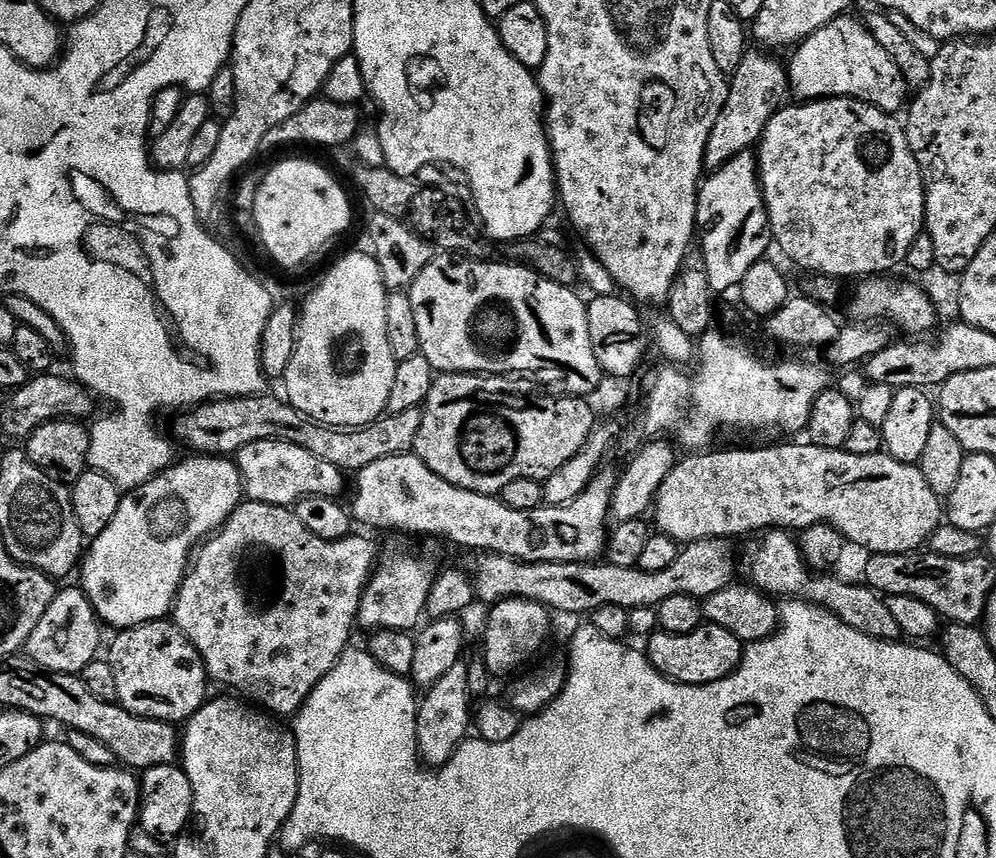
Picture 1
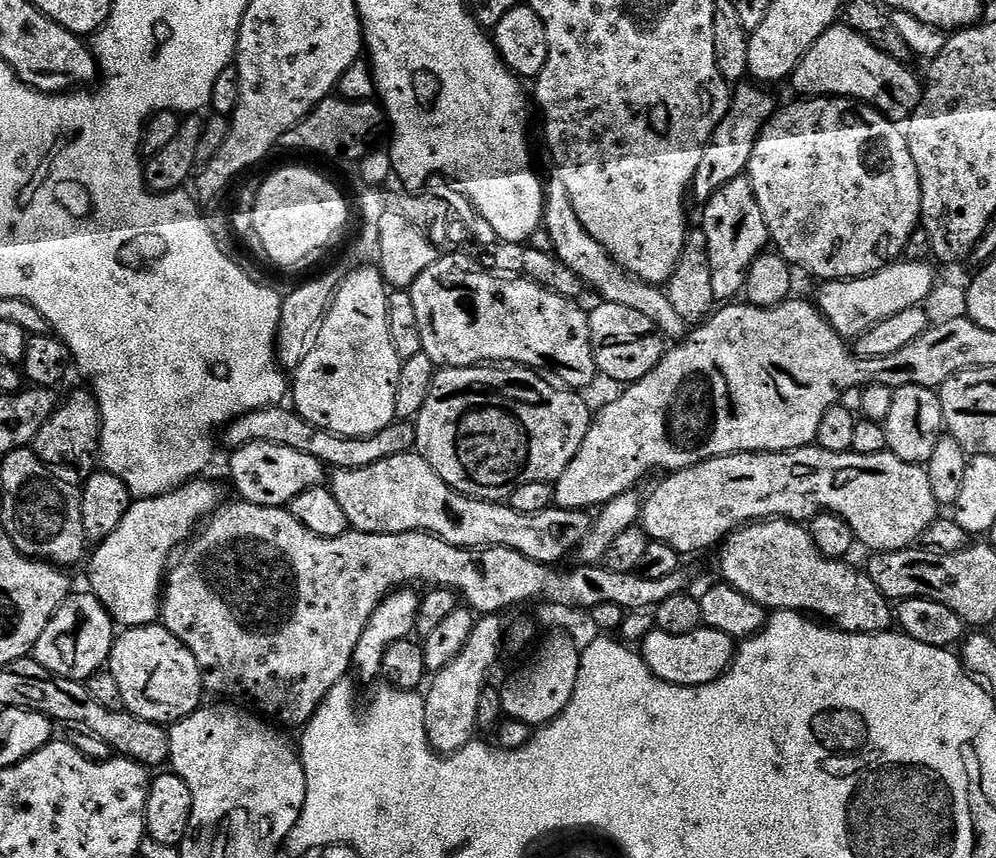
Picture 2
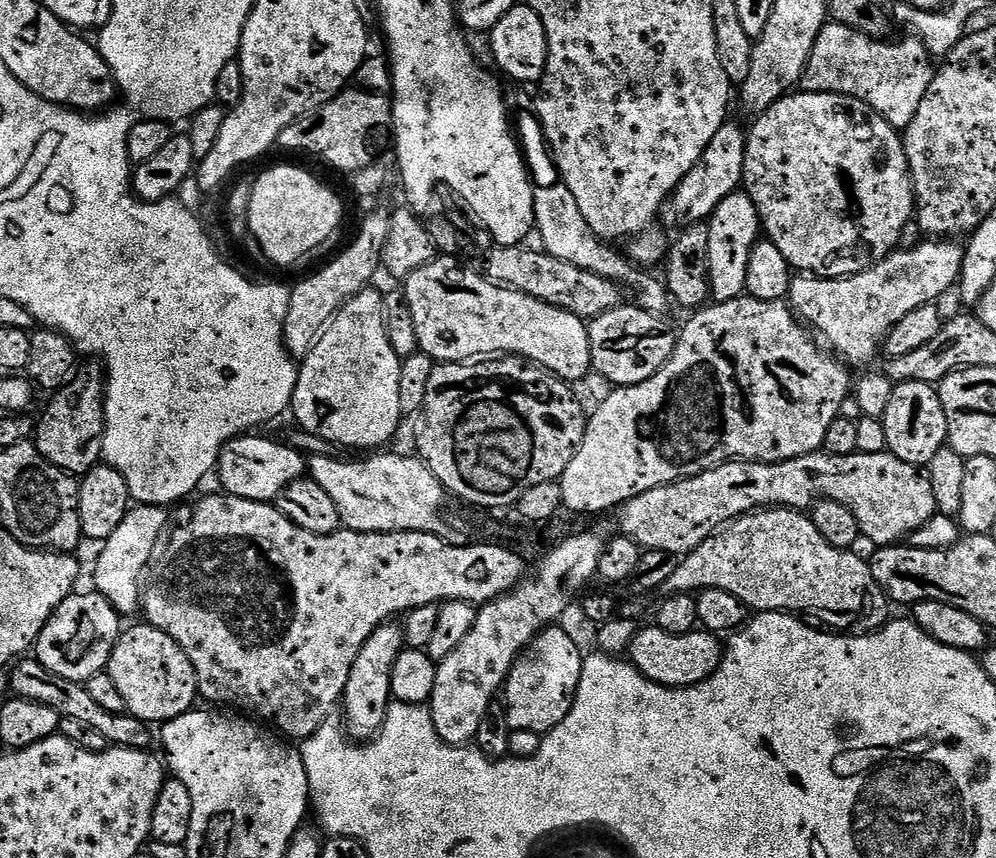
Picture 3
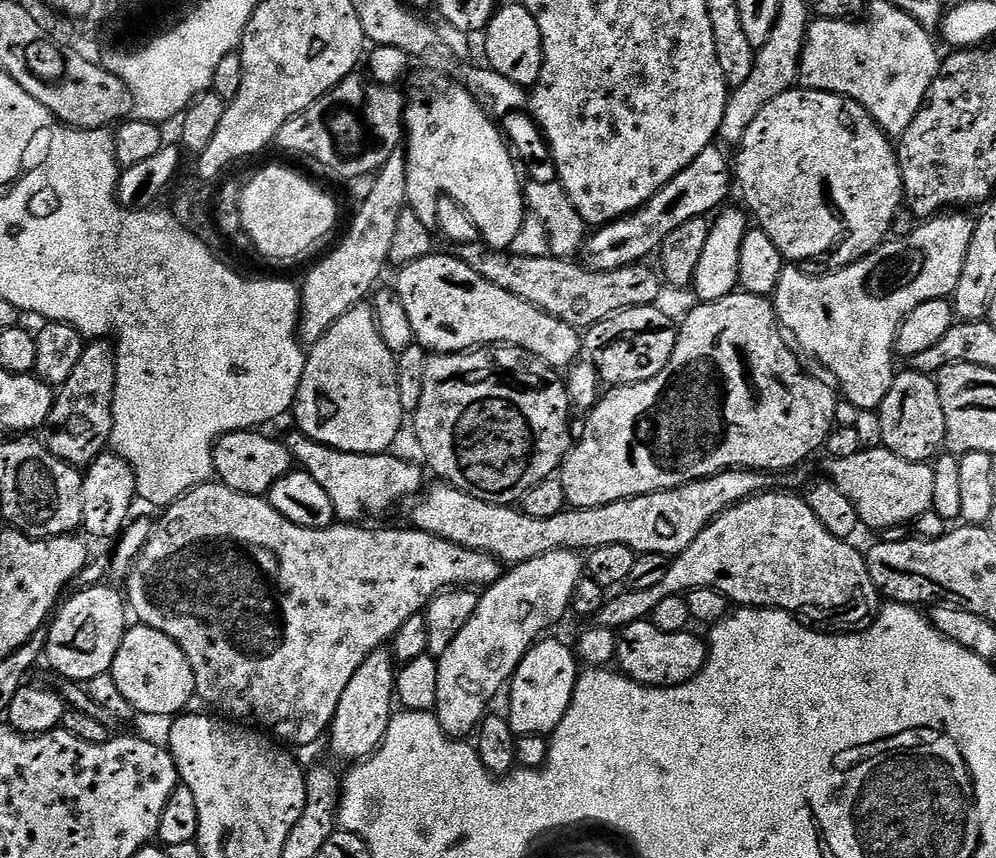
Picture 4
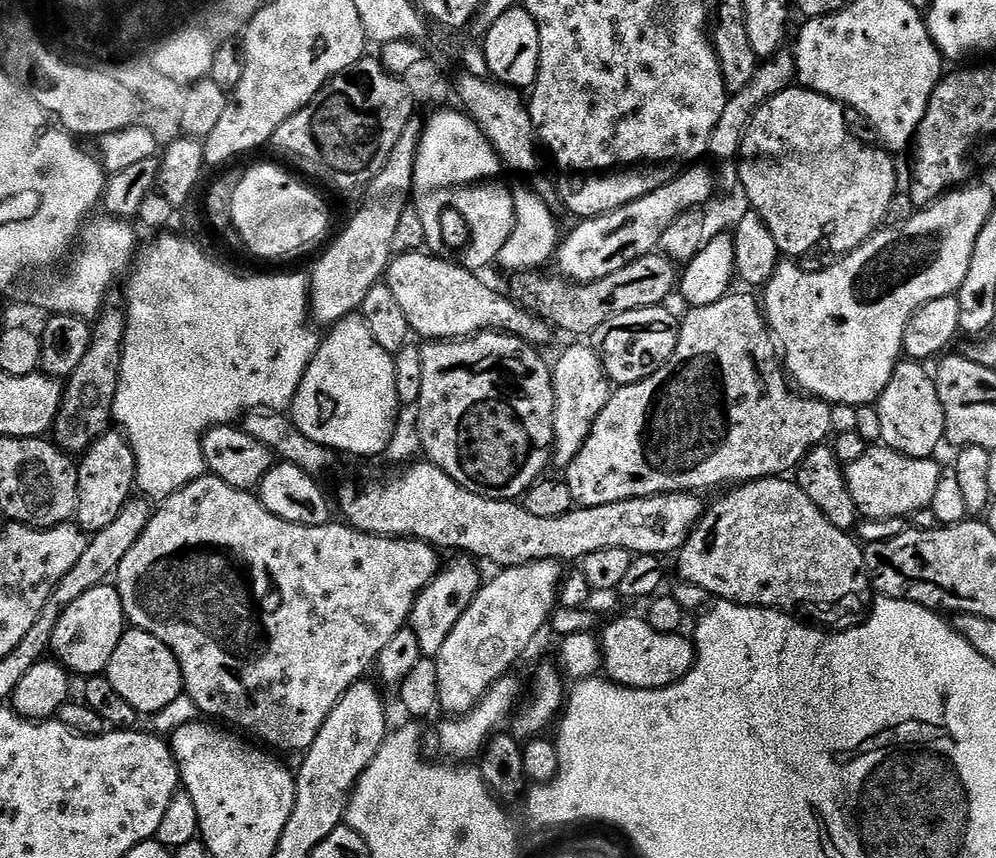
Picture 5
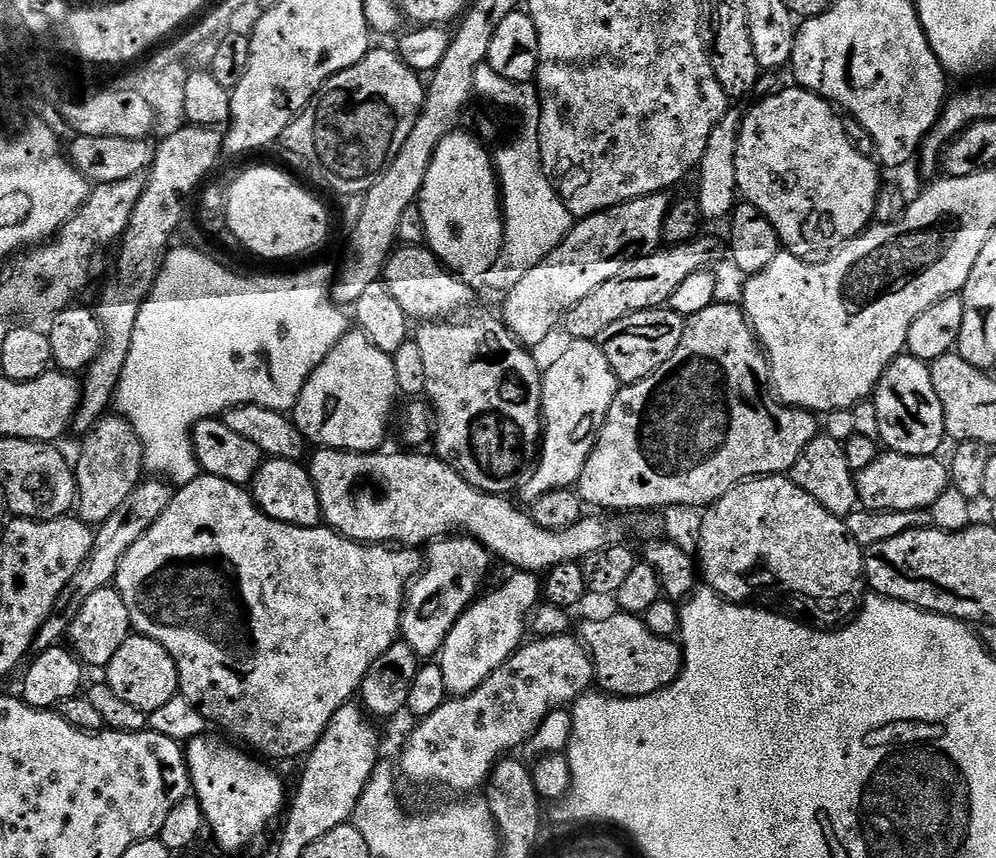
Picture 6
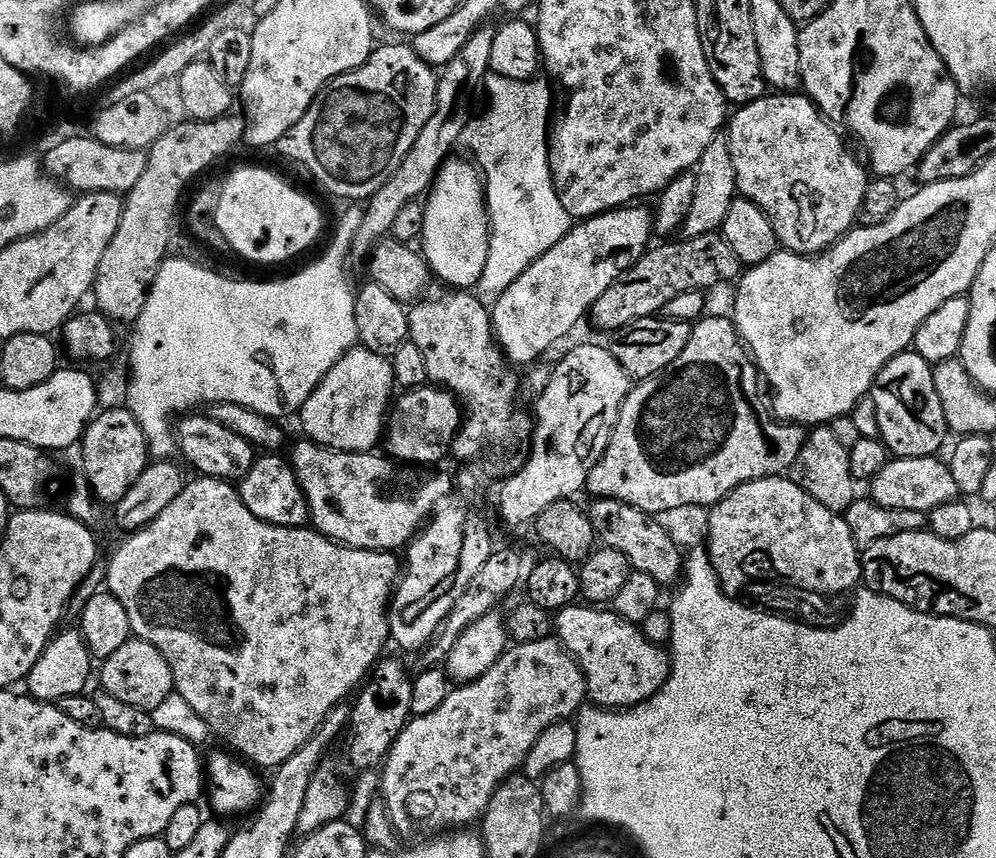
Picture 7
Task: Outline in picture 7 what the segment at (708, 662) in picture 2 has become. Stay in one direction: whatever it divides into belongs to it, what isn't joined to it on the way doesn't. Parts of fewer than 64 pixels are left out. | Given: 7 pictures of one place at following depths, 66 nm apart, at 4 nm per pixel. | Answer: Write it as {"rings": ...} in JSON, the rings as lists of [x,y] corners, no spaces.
{"rings":[[[577,602],[555,613],[554,636],[580,663],[588,683],[588,700],[597,708],[637,708],[658,694],[672,673],[671,655],[661,645],[646,639],[637,625],[600,606]]]}

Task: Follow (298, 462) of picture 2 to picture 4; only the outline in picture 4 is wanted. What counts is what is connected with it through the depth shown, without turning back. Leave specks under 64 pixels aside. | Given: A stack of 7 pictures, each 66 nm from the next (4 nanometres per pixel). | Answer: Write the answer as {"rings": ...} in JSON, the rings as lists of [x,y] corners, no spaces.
{"rings":[[[260,430],[231,432],[216,441],[212,450],[212,466],[219,483],[247,496],[264,496],[272,489],[274,482],[293,471],[294,461],[288,453],[287,443],[280,441],[279,444],[262,433]]]}

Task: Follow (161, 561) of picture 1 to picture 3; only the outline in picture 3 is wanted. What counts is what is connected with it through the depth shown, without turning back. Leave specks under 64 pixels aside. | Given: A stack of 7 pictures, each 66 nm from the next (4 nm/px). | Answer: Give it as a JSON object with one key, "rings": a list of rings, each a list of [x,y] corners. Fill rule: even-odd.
{"rings":[[[154,504],[129,507],[126,518],[122,518],[122,526],[118,526],[118,530],[114,530],[114,534],[110,534],[110,538],[103,541],[101,548],[104,549],[101,550],[100,557],[96,560],[94,588],[108,599],[110,606],[114,606],[121,614],[132,612],[135,608],[137,611],[141,607],[142,577],[149,565],[153,563],[158,552],[158,545],[169,527],[168,516],[164,512],[167,511],[163,507]],[[164,527],[166,527],[165,532]],[[160,535],[162,535],[161,540]],[[156,543],[158,543],[157,548]],[[140,575],[142,575],[141,580]]]}

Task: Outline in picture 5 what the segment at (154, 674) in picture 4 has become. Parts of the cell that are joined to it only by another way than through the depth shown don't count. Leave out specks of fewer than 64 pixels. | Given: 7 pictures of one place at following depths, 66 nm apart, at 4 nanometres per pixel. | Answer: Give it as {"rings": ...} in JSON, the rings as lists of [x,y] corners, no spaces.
{"rings":[[[129,627],[118,642],[118,650],[110,654],[106,669],[110,686],[134,706],[141,714],[164,712],[184,692],[184,675],[176,655],[154,634],[140,628]]]}

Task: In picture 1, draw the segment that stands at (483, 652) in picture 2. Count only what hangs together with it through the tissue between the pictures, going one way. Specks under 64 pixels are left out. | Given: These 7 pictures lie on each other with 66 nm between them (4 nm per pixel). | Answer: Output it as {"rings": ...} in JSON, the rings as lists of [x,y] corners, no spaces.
{"rings":[[[461,662],[446,670],[442,678],[423,693],[416,709],[416,735],[414,742],[425,765],[439,770],[452,760],[460,745],[469,739],[474,724],[474,697],[468,685],[468,665]]]}

